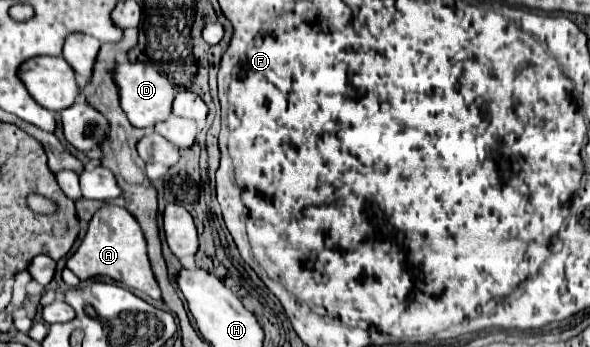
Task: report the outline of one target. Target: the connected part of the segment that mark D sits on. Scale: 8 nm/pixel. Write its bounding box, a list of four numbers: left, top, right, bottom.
[115,63,175,129]

